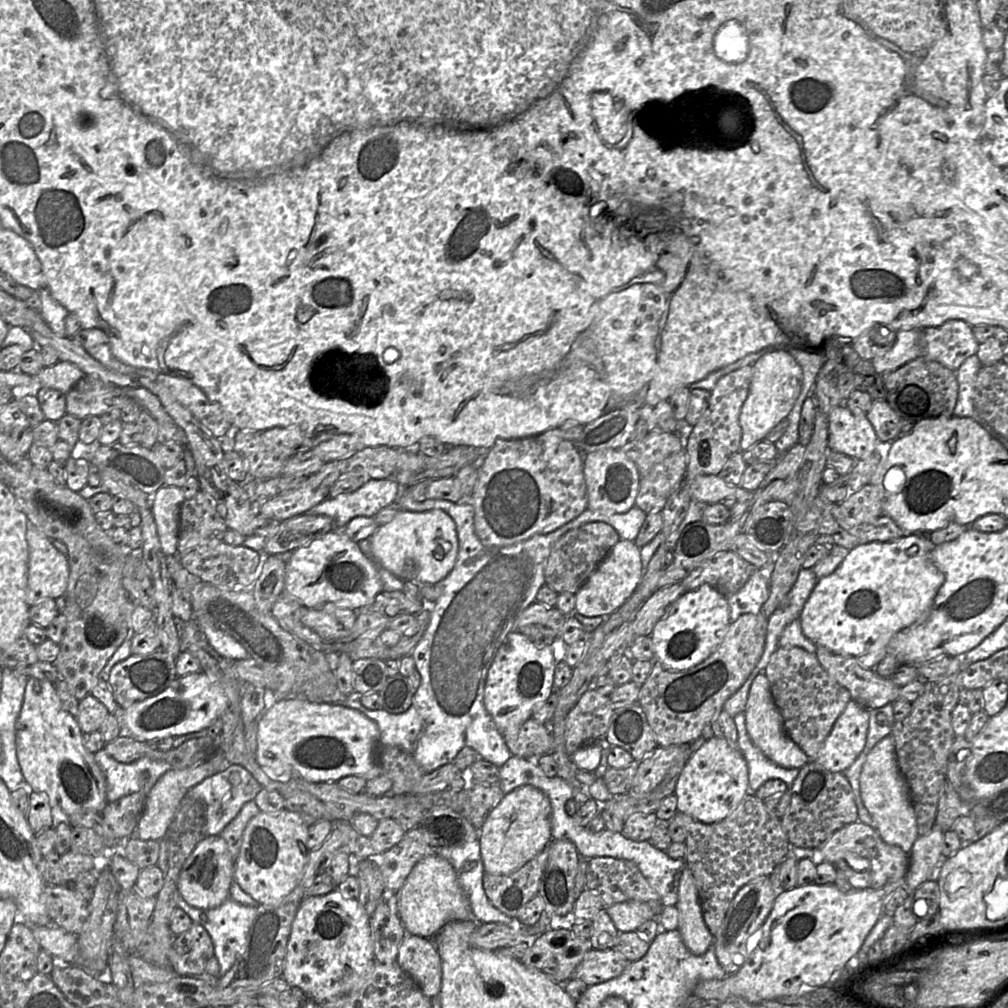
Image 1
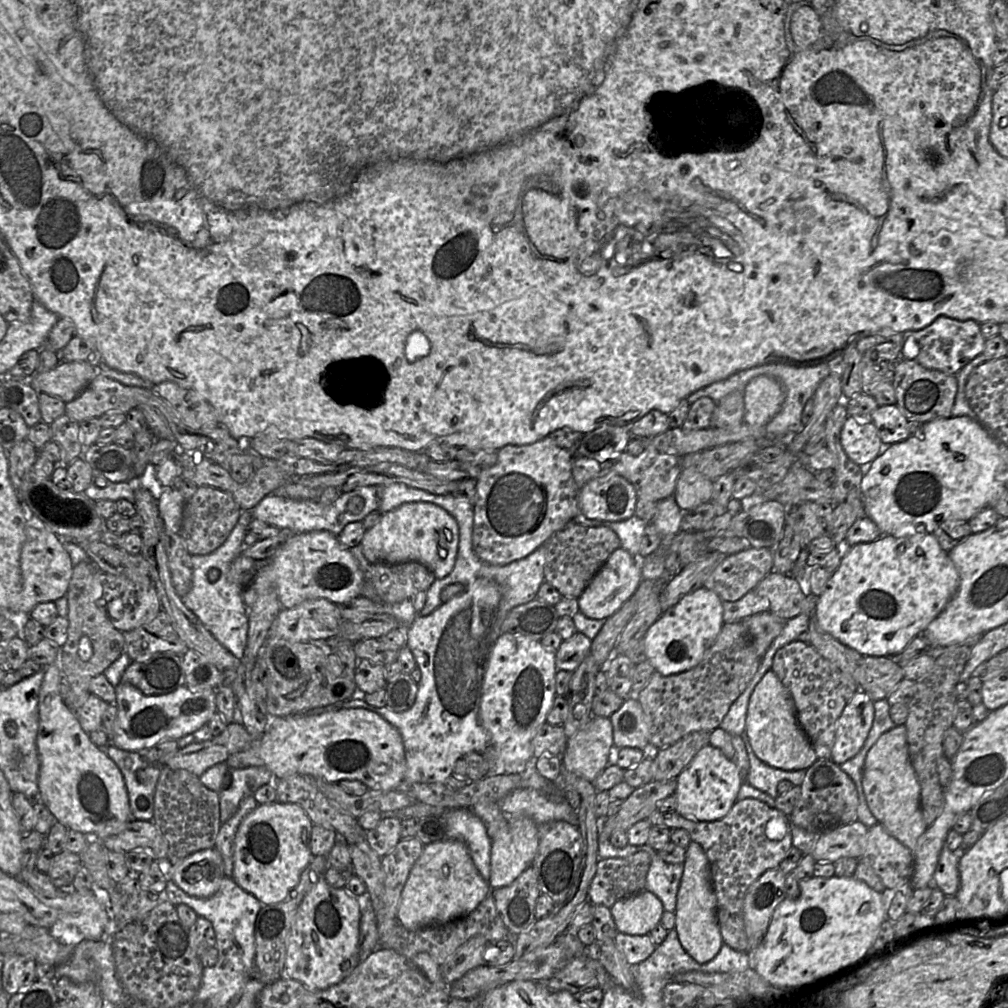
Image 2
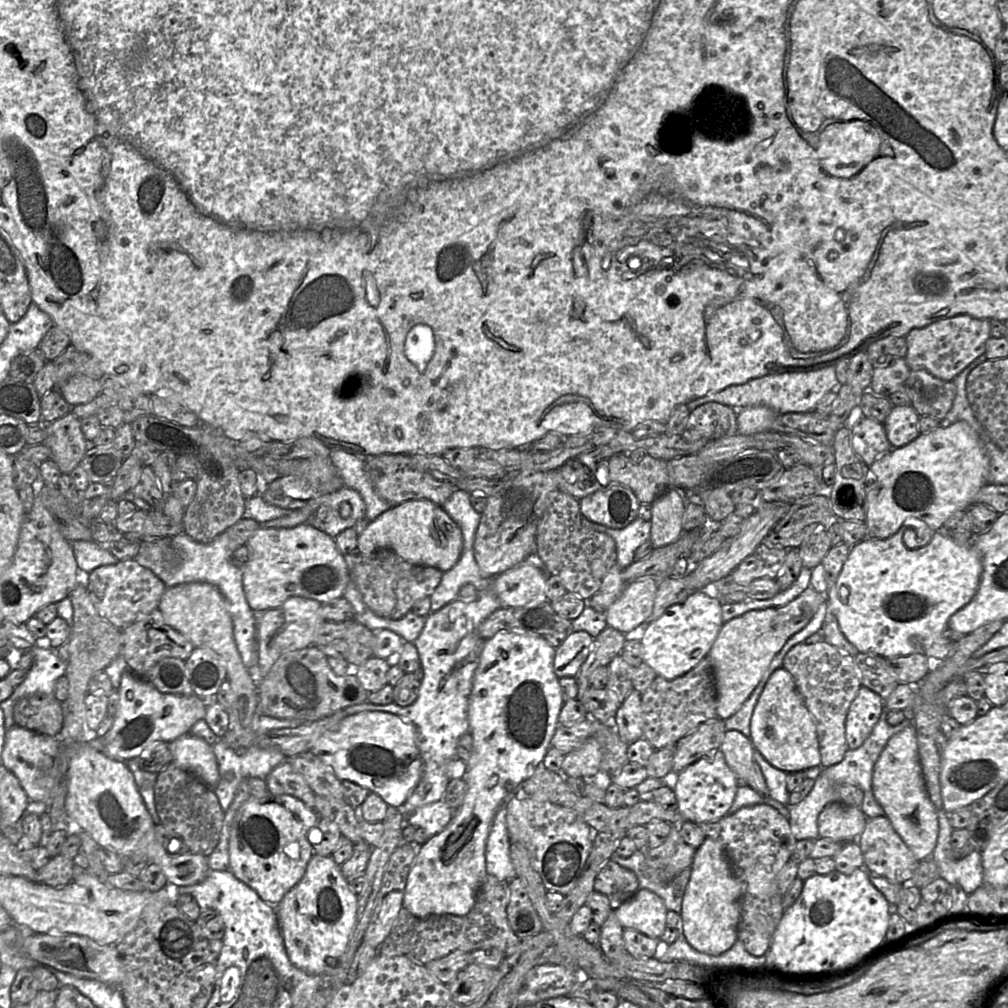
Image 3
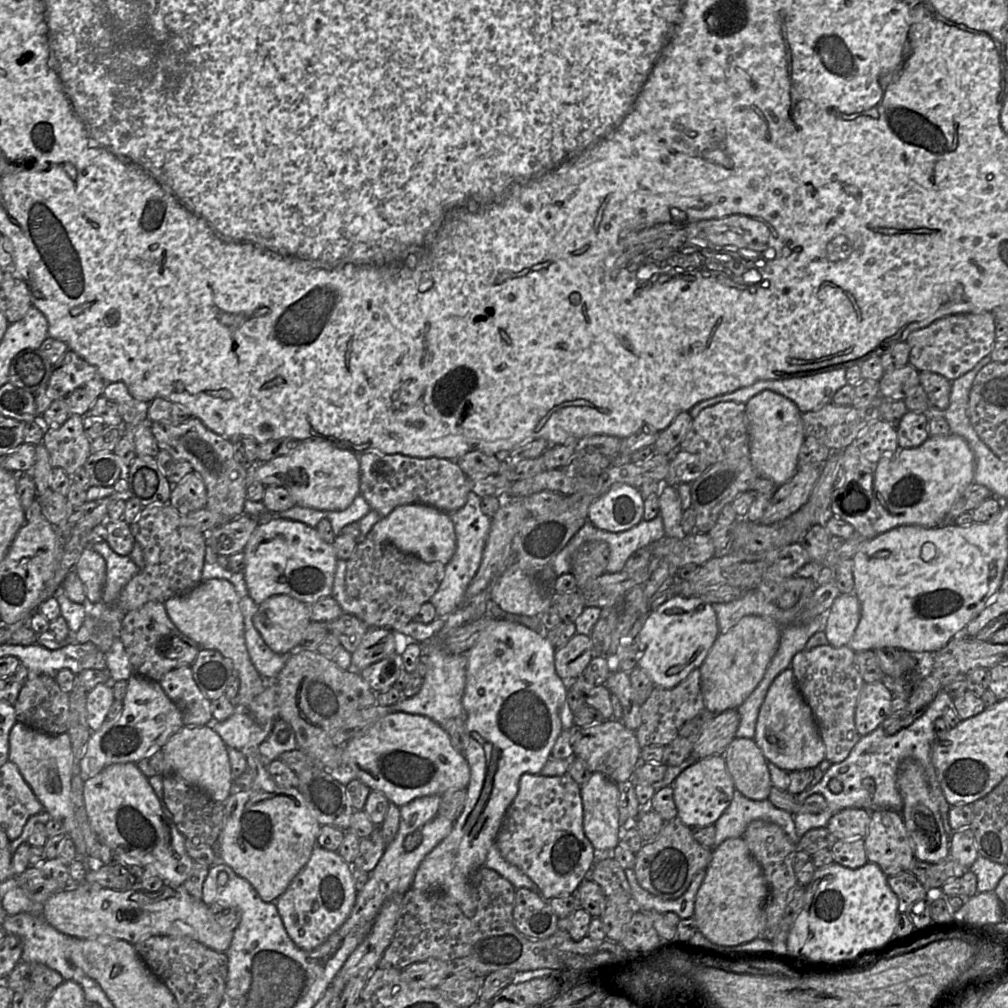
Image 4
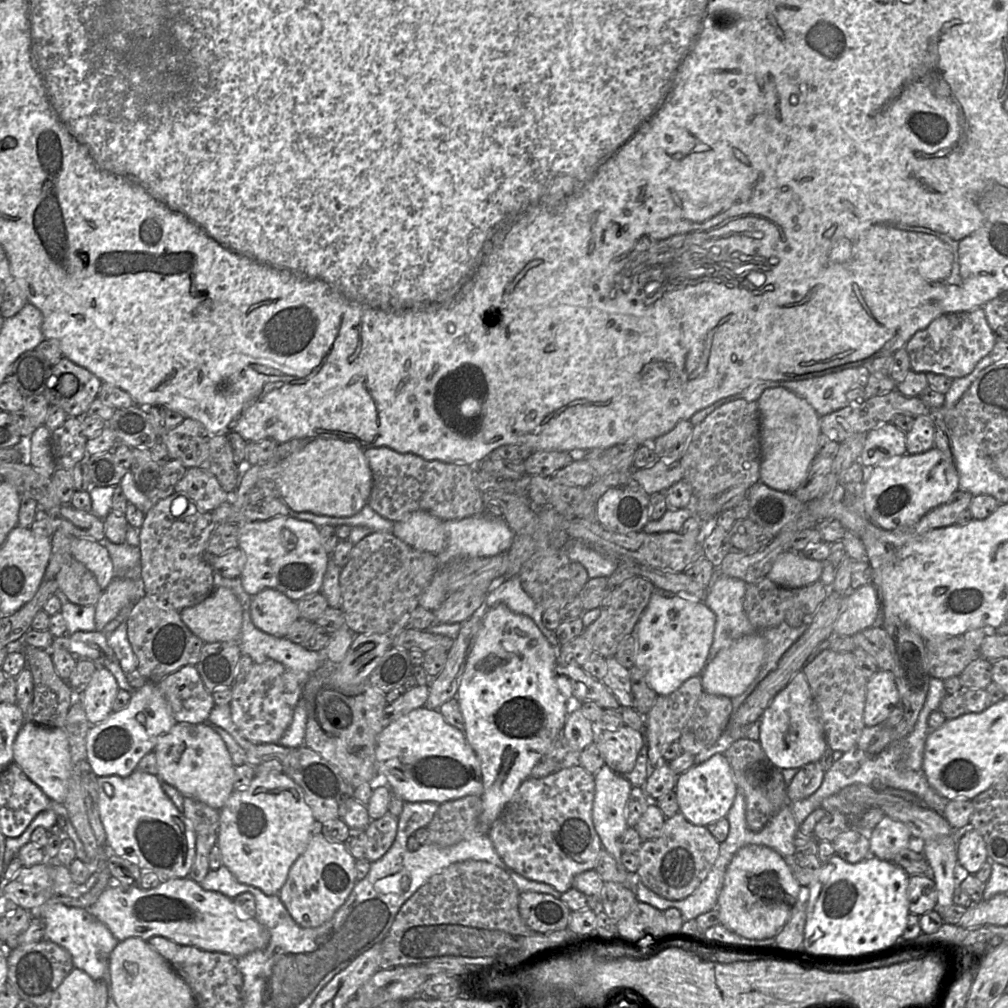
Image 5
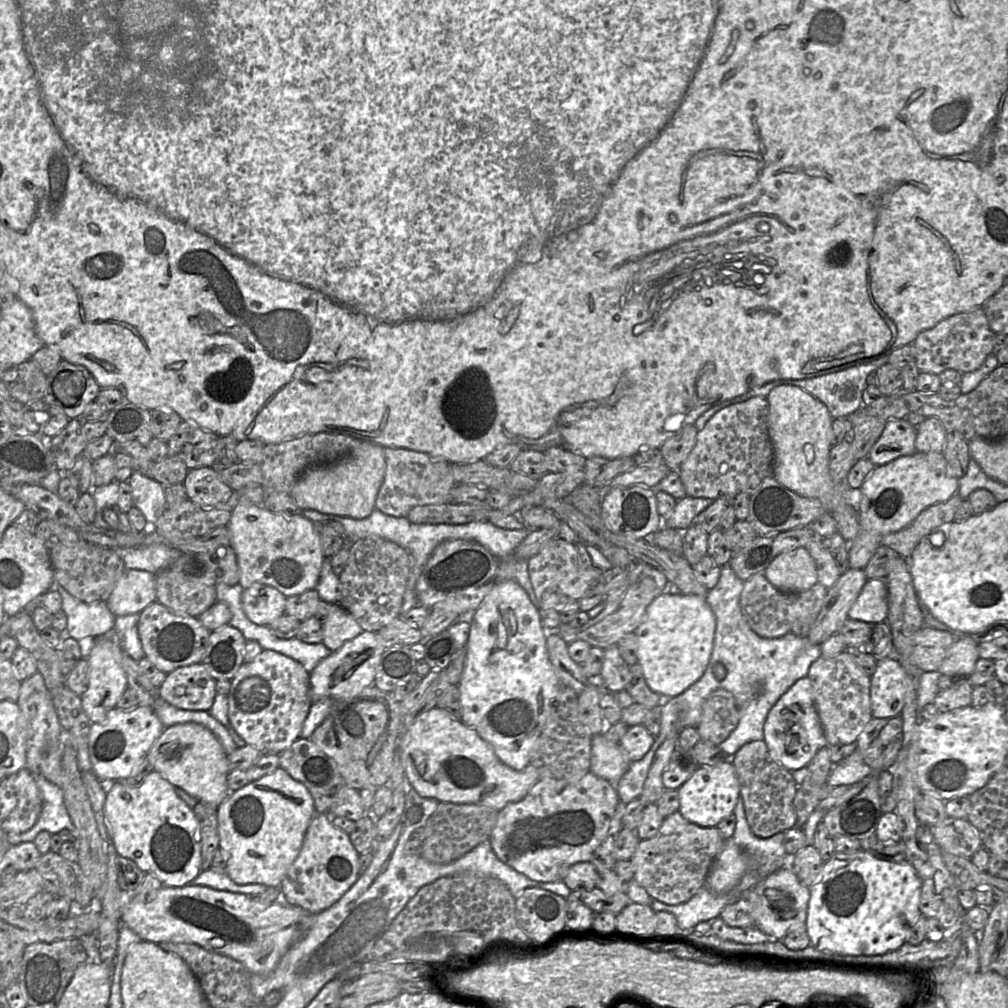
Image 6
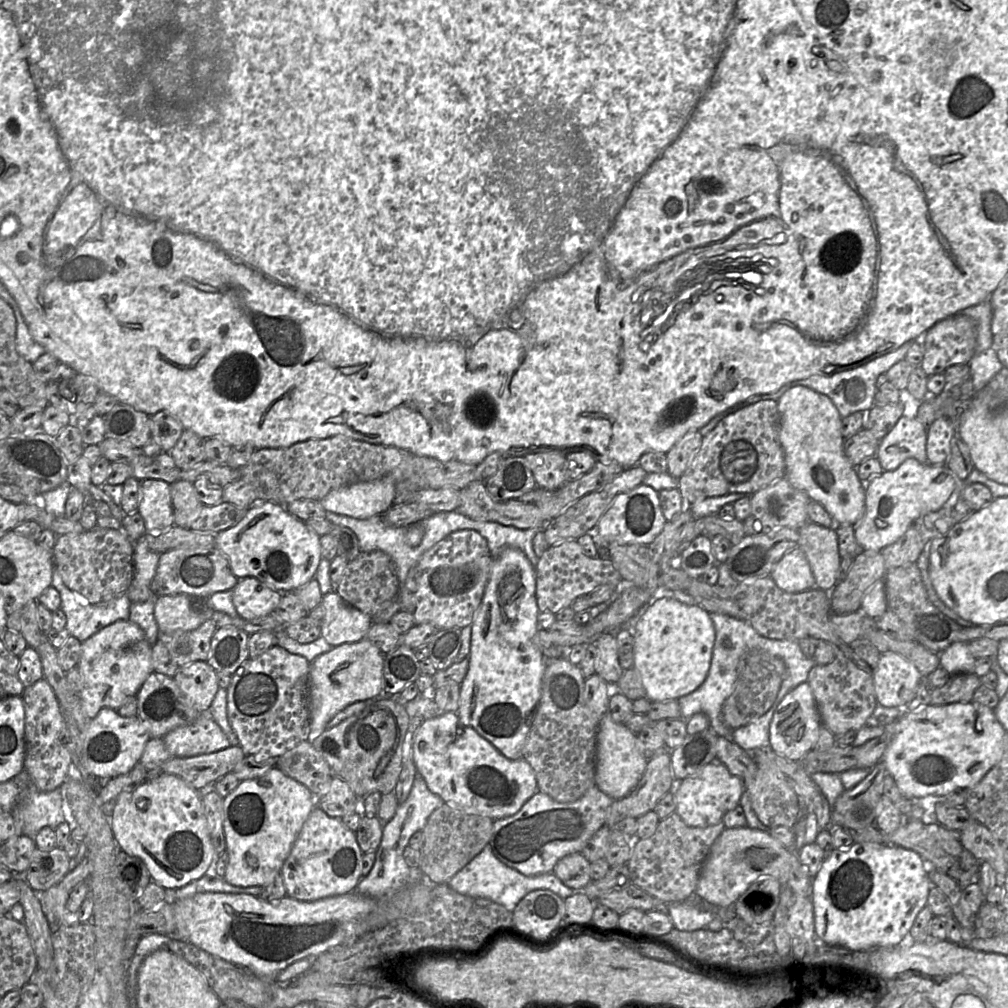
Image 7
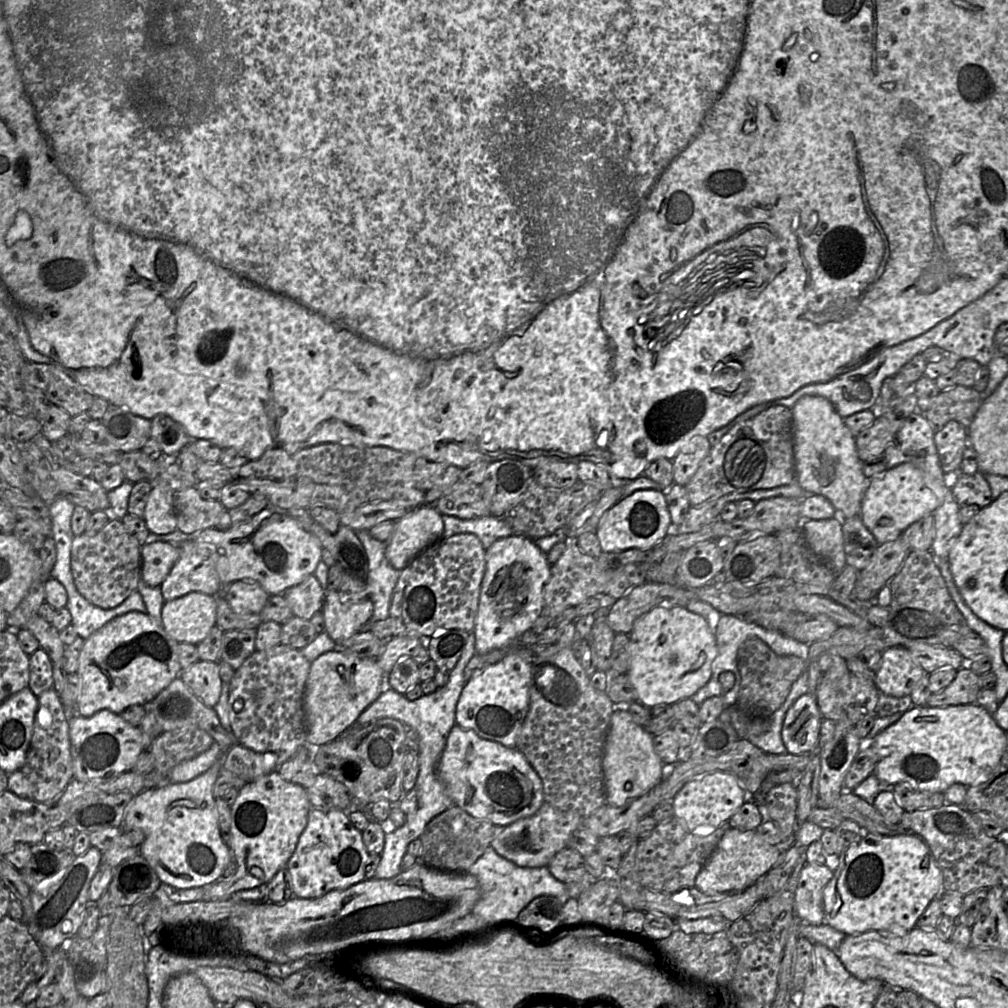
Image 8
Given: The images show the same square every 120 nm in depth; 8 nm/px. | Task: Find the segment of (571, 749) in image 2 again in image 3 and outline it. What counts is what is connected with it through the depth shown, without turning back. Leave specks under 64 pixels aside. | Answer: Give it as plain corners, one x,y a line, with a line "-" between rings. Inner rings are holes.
589,738
578,749
565,755
561,770
558,773
562,778
566,776
594,779
600,771
602,747
595,738

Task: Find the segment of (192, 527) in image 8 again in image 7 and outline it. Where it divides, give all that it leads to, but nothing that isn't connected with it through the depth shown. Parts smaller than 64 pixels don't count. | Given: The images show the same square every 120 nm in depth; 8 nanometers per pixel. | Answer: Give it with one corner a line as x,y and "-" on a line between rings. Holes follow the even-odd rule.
177,480
170,484
175,525
189,528
189,516
201,505
192,482

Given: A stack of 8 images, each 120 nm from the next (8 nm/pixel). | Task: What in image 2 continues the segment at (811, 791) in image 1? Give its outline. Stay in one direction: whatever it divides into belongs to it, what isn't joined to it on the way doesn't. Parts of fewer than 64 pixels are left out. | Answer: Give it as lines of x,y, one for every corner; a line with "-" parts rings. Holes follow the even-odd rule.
817,759
806,770
800,787
800,798
789,816
792,825
813,833
822,833
858,821
859,798
856,785
831,759

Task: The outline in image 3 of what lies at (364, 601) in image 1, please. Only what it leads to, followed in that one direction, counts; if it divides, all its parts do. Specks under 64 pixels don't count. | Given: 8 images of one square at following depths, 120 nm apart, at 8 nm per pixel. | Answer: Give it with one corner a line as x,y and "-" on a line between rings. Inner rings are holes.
303,523
293,528
265,528
260,526
247,540
248,562
243,568
243,588
247,601
256,613
280,607
289,597
299,596
326,603
343,596
350,580
344,555
338,550
335,539

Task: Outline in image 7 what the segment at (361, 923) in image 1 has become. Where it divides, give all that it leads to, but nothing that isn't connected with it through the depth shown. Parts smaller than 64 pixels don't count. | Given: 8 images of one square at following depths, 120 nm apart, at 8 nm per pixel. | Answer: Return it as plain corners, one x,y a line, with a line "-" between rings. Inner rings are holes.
315,807
305,821
280,870
287,896
299,901
316,901
355,891
362,878
362,856
363,852
358,845
355,832
348,829
341,818
330,817
322,809

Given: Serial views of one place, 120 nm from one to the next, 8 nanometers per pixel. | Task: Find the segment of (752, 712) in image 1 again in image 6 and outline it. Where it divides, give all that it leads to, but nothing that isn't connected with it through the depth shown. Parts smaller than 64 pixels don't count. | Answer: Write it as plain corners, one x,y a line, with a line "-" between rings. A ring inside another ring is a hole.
808,677
797,680
777,701
766,717
763,731
770,757
789,771
806,767
817,751
827,746

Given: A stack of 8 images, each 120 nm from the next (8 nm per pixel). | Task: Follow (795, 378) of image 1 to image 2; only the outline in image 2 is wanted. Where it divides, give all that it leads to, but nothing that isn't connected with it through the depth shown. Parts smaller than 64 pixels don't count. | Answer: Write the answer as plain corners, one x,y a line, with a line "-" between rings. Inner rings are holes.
753,377
744,389
744,419
750,426
765,426
781,409
785,400
782,384
773,377

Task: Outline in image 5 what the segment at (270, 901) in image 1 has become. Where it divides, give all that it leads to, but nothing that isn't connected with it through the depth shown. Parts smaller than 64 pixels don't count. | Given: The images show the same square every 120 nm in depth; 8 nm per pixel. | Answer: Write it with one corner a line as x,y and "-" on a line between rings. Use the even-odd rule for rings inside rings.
284,772
255,775
248,787
233,791
219,810
219,827
216,845
220,849
222,865
240,882
260,889
264,894
278,895
288,872
305,851
312,835
320,831
322,824
313,817
305,801
303,789

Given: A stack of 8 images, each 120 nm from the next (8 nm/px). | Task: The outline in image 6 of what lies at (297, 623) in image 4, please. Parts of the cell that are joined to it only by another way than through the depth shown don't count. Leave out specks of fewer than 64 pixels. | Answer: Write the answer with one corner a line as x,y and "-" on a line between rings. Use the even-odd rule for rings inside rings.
259,582
243,590
242,606
246,616
255,624
269,626
285,614
286,599
276,588

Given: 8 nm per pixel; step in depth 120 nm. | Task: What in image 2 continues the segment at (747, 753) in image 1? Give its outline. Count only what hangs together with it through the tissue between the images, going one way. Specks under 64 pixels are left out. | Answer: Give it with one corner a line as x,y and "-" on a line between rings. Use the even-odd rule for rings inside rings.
744,732
741,737
745,744
750,762
750,768
746,779
748,784
766,792
773,798
779,795
777,786
782,780
789,780
795,786
800,786
802,784
806,770
782,770
764,763
754,753
746,732

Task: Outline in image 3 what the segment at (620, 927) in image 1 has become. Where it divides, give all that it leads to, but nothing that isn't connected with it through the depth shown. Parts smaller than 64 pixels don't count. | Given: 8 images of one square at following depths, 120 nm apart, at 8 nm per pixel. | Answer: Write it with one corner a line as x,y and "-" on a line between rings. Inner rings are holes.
639,888
614,913
623,928
635,929
650,938
660,938
667,927
667,911
658,895

